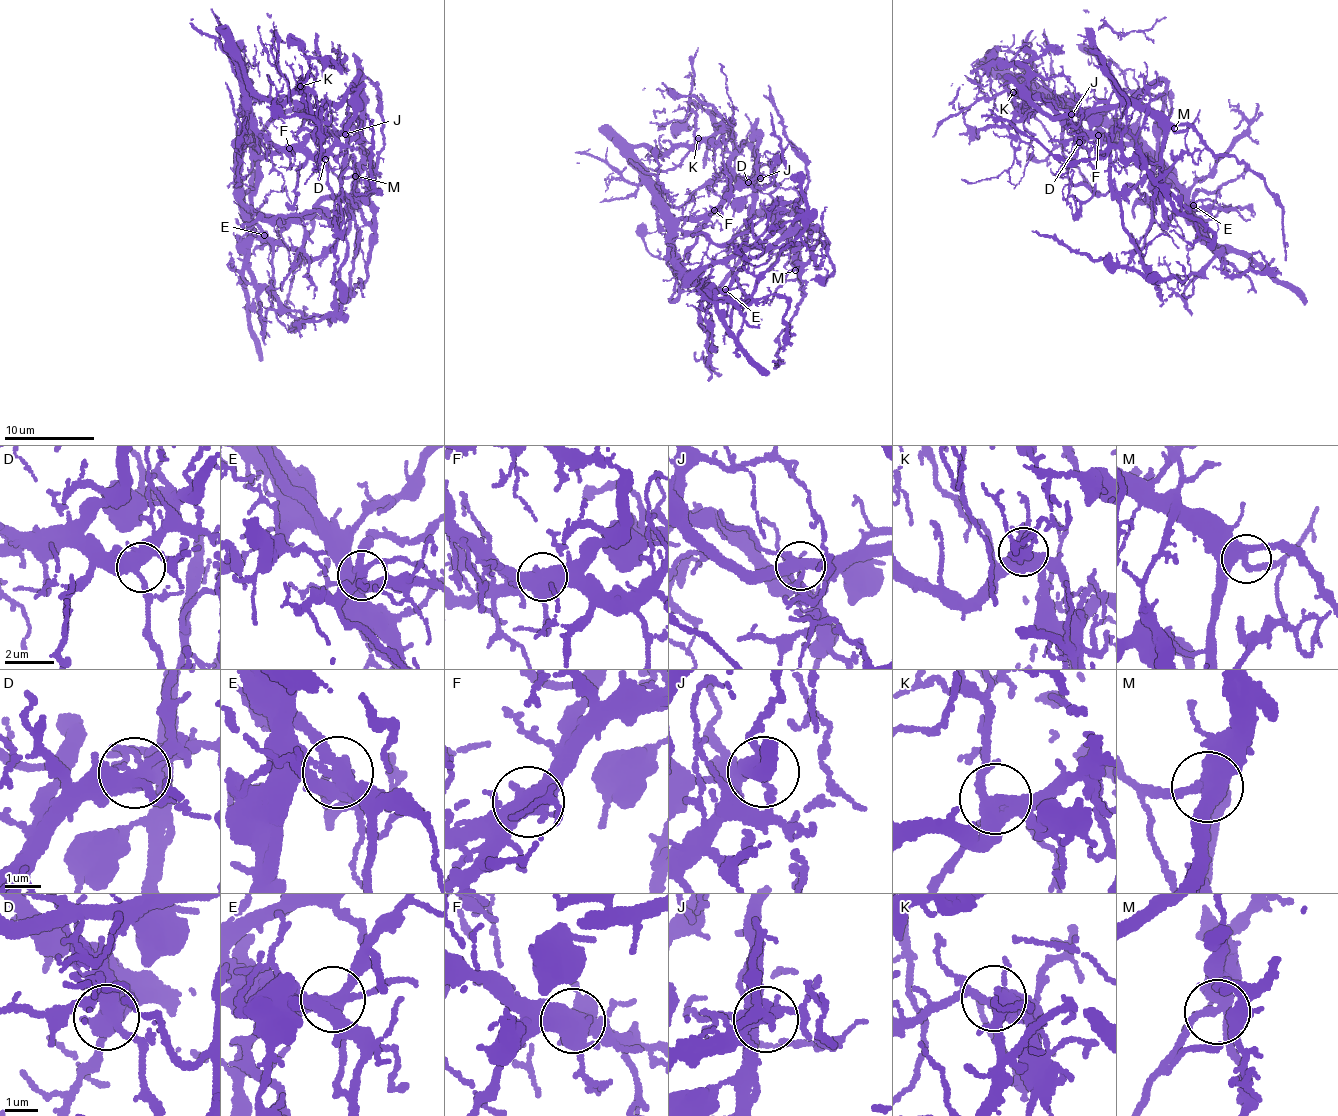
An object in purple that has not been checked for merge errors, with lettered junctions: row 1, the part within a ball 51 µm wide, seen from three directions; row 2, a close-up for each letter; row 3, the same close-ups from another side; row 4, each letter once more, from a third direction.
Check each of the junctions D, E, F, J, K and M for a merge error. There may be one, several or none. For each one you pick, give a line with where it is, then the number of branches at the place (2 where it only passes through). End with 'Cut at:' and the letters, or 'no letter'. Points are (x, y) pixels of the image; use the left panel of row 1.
E: place (264, 235); branches 5
F: place (289, 148); branches 4
J: place (345, 134); branches 4
Cut at: E, F, J

